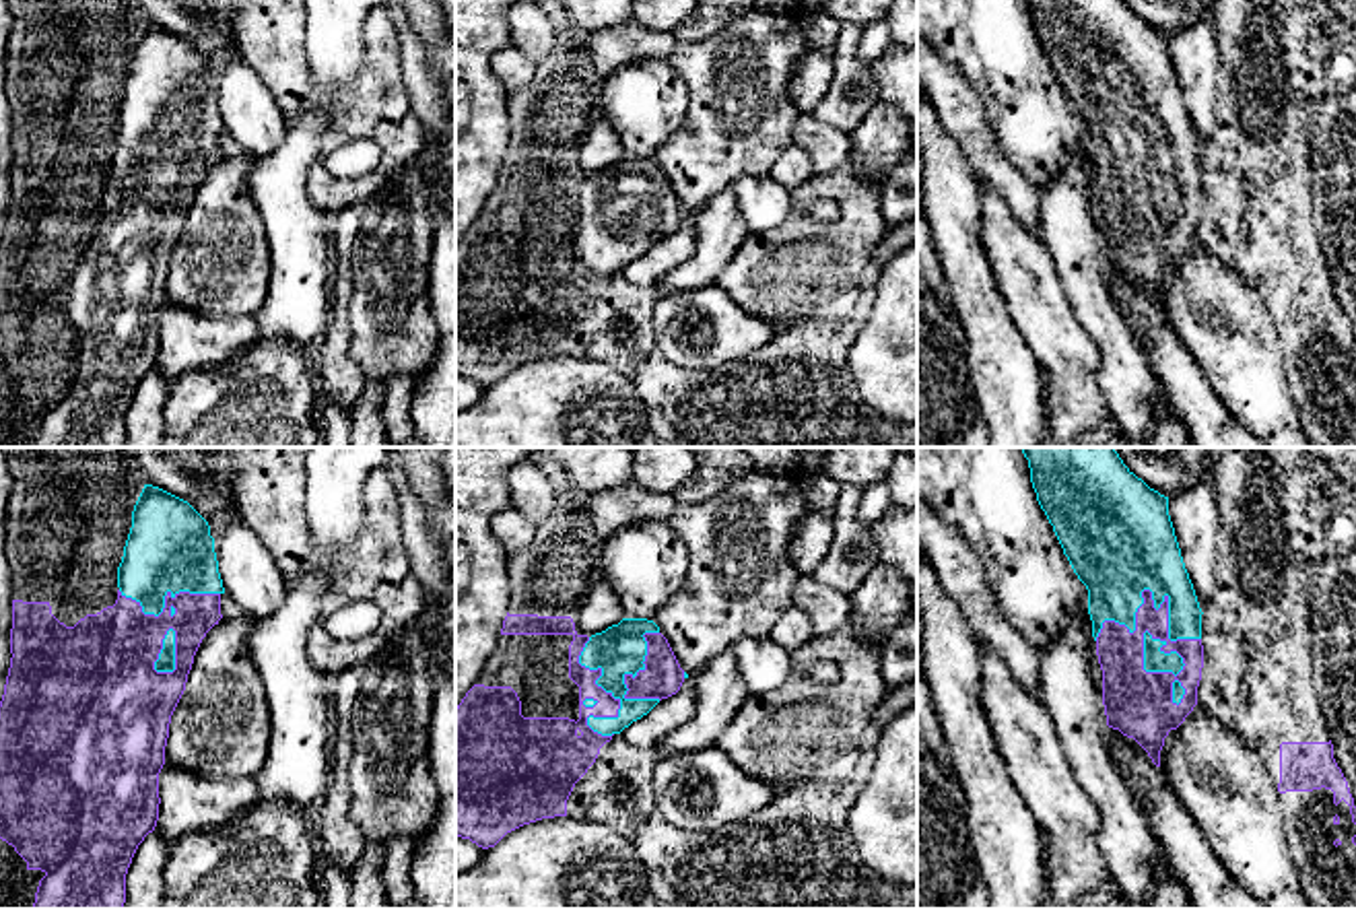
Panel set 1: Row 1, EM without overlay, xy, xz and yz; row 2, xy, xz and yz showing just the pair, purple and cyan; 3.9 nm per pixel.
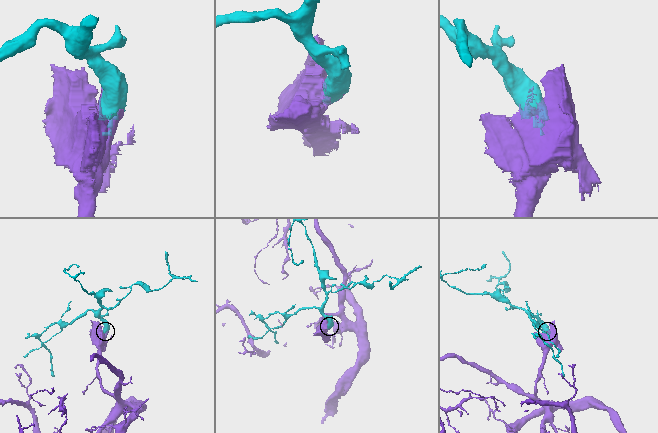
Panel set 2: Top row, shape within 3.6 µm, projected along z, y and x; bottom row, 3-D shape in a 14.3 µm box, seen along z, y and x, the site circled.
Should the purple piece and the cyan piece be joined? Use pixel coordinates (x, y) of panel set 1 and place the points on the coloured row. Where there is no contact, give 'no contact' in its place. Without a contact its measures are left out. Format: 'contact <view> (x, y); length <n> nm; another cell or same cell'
contact yz (1167, 644); length 480 nm; same cell

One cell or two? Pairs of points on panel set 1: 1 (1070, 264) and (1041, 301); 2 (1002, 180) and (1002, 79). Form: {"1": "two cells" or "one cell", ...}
{"1": "two cells", "2": "two cells"}

